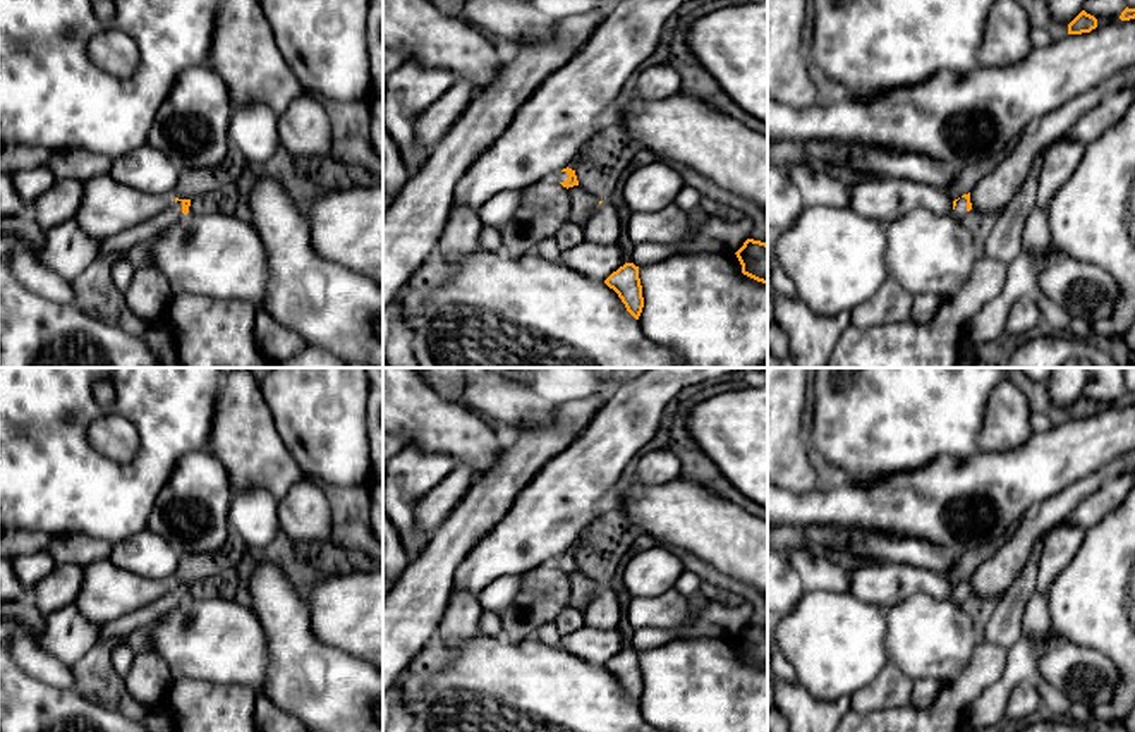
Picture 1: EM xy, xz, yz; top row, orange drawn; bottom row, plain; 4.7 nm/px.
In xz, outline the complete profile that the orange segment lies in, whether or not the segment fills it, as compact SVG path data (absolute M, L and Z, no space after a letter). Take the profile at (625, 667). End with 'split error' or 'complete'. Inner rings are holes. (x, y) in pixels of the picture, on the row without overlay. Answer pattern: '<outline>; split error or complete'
M625 648L616 656L613 656L604 665L604 668L618 679L627 696L635 705L639 705L642 692L644 692L639 651L635 651L634 648Z; complete

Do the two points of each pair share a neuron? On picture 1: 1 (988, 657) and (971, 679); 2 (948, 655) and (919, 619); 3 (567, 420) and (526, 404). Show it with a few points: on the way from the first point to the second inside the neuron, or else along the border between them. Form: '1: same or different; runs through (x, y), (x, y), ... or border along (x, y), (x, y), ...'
1: same; runs through (988, 662), (976, 674)
2: same; runs through (940, 646), (921, 628)
3: different; border along (558, 404), (557, 414), (548, 423), (519, 432)

